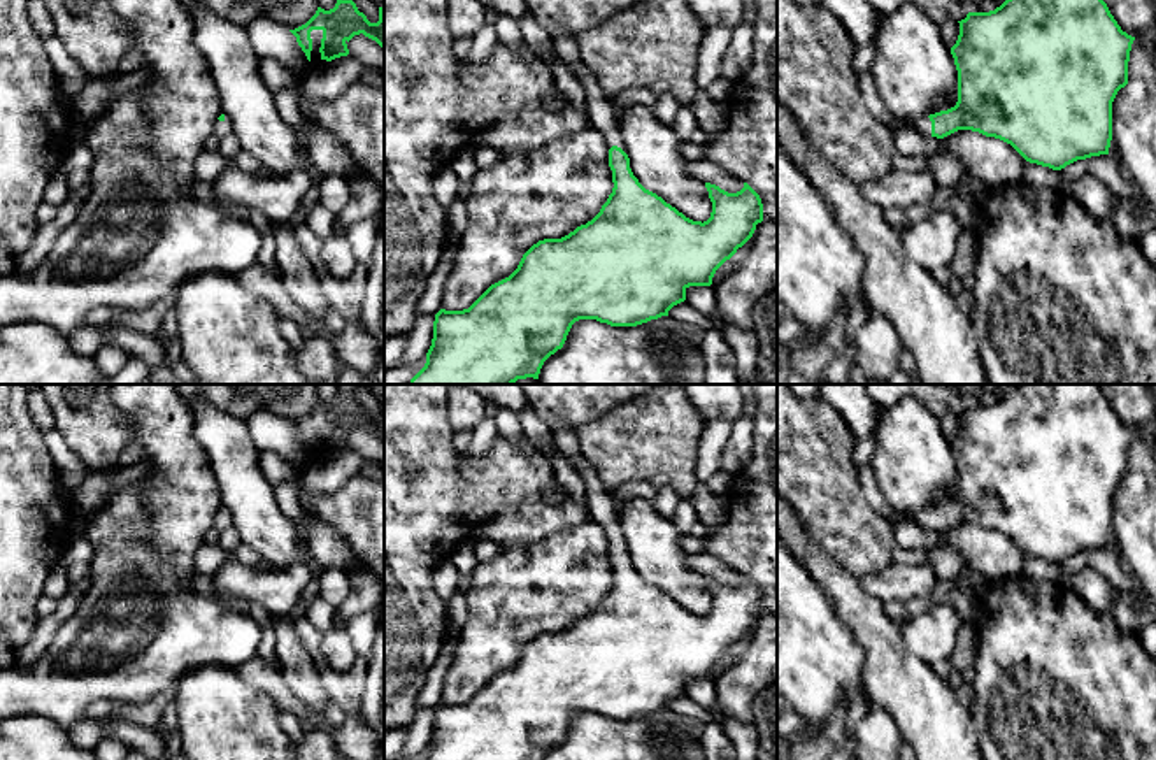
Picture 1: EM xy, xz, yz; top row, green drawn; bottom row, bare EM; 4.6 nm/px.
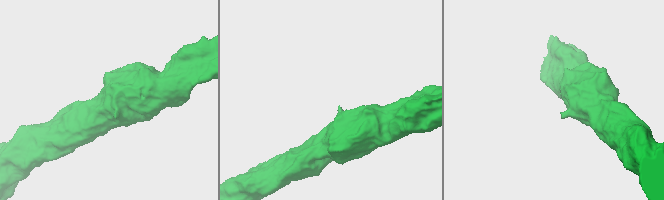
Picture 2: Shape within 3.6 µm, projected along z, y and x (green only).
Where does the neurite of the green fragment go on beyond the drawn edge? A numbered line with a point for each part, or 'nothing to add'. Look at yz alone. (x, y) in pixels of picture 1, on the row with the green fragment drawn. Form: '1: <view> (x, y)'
1: yz (923, 125)

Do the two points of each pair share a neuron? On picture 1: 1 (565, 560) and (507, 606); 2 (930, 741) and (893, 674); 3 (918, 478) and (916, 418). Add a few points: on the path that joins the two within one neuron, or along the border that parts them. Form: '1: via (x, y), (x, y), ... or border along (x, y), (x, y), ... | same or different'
1: via (551, 574), (544, 581), (532, 581), (521, 592) | same
2: via (930, 725), (925, 708), (909, 690) | same
3: via (916, 464), (916, 432) | same

